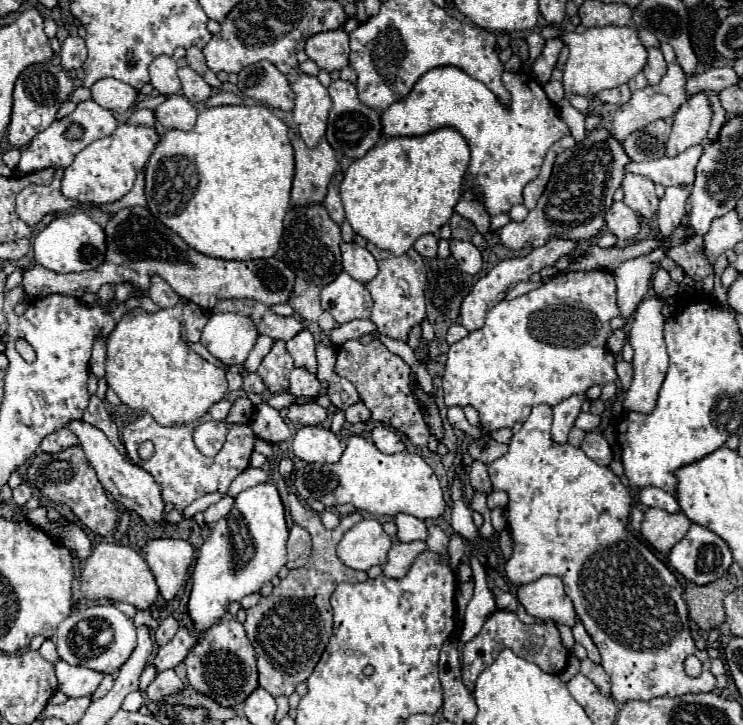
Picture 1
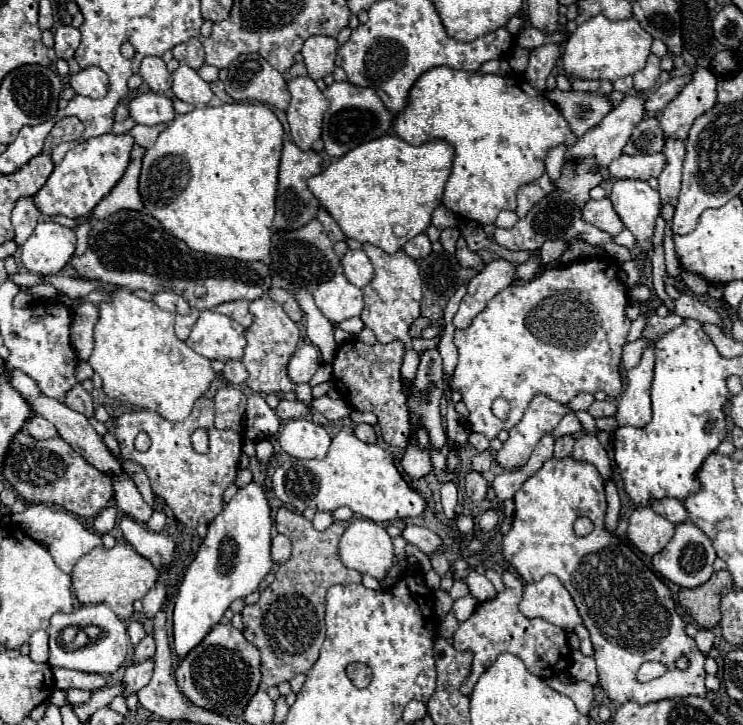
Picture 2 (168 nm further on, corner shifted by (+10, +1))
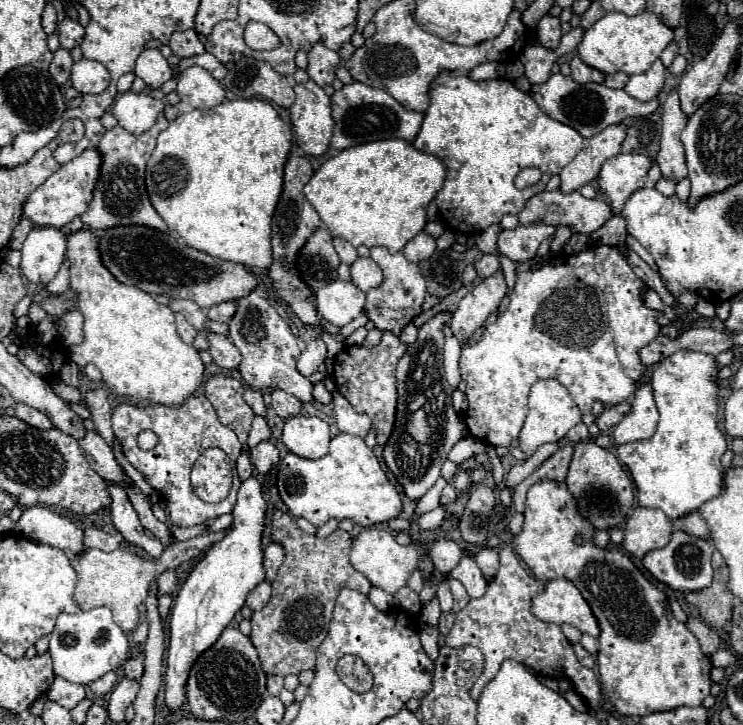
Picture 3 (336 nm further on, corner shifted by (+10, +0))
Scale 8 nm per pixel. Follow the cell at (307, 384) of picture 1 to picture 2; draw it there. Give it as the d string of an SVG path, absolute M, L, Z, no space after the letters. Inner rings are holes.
M302 345L294 351L288 363L288 375L294 383L308 383L318 365L320 365L318 349L314 345Z

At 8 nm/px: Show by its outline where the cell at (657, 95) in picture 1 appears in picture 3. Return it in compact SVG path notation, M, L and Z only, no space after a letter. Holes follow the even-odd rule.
M622 124L608 126L606 130L590 138L582 148L582 152L568 166L562 168L558 190L574 192L580 190L584 184L590 184L598 176L600 166L608 158L620 154L620 146L624 138L626 138L626 128Z

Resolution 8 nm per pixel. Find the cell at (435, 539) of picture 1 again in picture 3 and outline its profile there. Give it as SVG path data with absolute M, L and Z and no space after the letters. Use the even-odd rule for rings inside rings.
M444 580L442 584L438 584L436 598L438 598L438 602L440 602L442 612L452 612L452 604L454 604L454 600L452 600L452 594L450 594L450 588L448 588L448 582L446 582L446 580Z

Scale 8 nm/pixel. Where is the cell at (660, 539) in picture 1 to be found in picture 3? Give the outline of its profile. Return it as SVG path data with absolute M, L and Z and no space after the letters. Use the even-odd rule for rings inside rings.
M636 508L624 528L624 550L636 558L642 558L654 548L662 548L670 542L672 522L658 508Z

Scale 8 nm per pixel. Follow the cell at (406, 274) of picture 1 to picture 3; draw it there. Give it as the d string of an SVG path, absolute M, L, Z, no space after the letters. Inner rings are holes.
M372 248L370 256L384 270L384 282L378 288L368 292L364 312L376 324L378 330L382 330L382 332L390 330L390 332L394 332L398 336L400 330L420 314L420 306L422 306L424 294L426 294L426 280L420 274L418 266L408 262L402 252L390 254L386 248Z

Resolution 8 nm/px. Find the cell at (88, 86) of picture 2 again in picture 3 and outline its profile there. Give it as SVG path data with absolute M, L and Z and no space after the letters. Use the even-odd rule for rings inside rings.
M82 58L72 66L72 86L80 94L102 94L108 88L108 70L94 60Z

